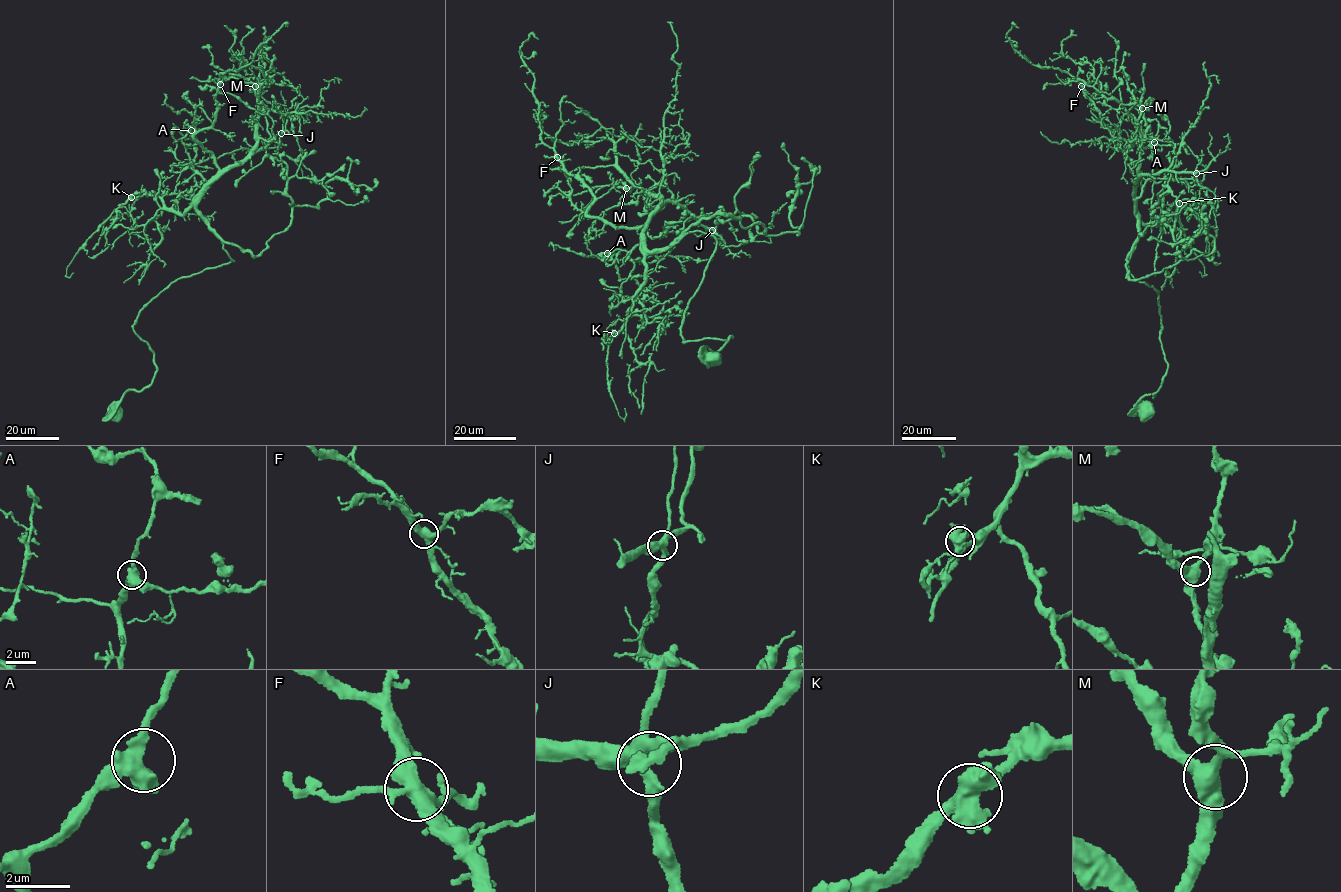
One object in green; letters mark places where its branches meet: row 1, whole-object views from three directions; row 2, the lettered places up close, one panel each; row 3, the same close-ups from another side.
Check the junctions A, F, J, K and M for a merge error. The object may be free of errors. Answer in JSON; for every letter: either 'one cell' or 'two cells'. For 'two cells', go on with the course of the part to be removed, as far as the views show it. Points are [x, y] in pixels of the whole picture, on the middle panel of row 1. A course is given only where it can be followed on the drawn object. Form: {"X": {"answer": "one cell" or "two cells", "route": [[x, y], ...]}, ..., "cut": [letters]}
{"A": {"answer": "one cell"}, "F": {"answer": "one cell"}, "J": {"answer": "one cell"}, "K": {"answer": "one cell"}, "M": {"answer": "one cell"}, "cut": []}

